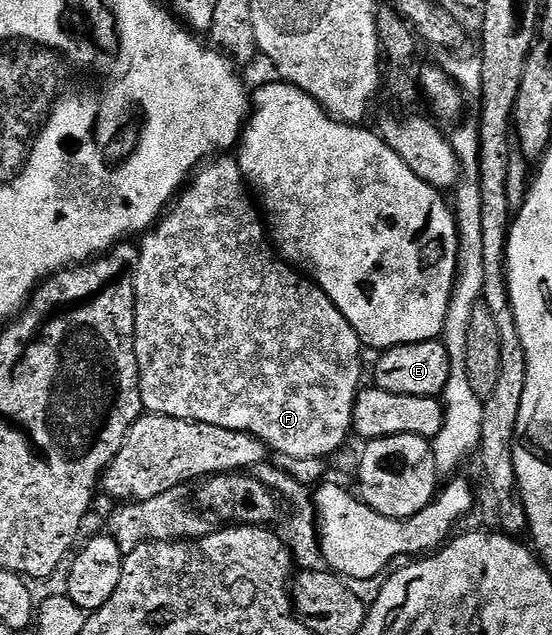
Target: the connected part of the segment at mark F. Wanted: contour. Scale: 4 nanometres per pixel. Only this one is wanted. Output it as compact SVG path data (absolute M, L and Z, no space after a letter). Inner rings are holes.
M232 156L213 157L211 160L205 162L203 166L199 167L193 173L187 185L177 193L171 205L160 215L156 225L139 239L139 242L141 241L140 255L136 258L136 270L134 266L134 273L132 274L132 283L134 284L134 292L136 293L136 339L134 340L134 352L136 353L136 363L140 369L140 395L144 401L144 408L149 414L161 414L162 416L170 416L171 418L186 420L187 422L214 424L218 428L226 428L234 432L246 432L258 439L259 442L264 443L269 451L277 450L278 453L284 454L283 457L285 459L310 460L311 458L320 458L324 460L328 458L327 454L334 453L347 440L348 434L350 438L350 435L353 433L352 409L356 403L356 396L362 389L362 383L360 383L360 350L362 351L362 343L358 332L354 332L352 325L344 319L342 312L338 312L338 308L332 303L330 296L326 296L326 292L321 286L316 285L311 277L305 276L299 269L293 268L289 263L278 257L269 235L266 233L265 223L262 221L253 199L250 197L250 191L240 171L239 161L235 157L228 157Z

